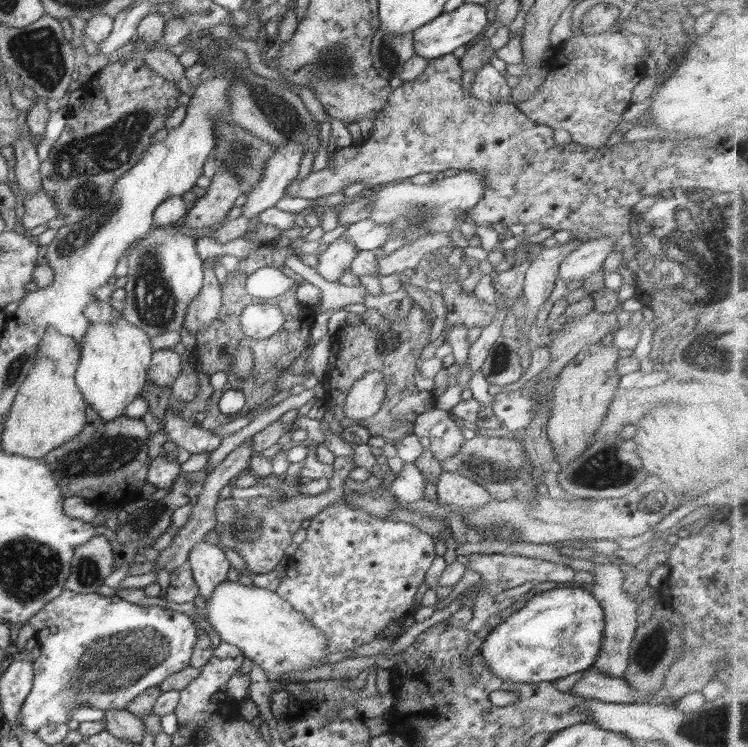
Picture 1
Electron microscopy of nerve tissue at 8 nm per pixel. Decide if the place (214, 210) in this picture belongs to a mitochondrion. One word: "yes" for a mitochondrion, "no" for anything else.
no

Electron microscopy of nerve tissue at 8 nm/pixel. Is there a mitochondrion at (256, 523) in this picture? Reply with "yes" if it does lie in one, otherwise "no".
yes

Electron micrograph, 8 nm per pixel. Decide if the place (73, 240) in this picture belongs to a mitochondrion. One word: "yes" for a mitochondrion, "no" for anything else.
yes

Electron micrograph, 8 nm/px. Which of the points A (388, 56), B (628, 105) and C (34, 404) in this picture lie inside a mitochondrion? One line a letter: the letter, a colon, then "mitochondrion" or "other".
A: mitochondrion
B: other
C: other

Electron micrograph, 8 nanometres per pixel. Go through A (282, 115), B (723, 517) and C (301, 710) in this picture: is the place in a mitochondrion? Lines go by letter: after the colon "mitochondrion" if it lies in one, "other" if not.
A: mitochondrion
B: other
C: other

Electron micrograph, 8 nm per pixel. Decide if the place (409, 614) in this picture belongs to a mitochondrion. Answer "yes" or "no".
no

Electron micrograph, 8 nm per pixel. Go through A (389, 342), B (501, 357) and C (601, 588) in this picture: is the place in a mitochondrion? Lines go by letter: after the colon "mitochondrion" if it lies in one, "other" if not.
A: mitochondrion
B: mitochondrion
C: other

